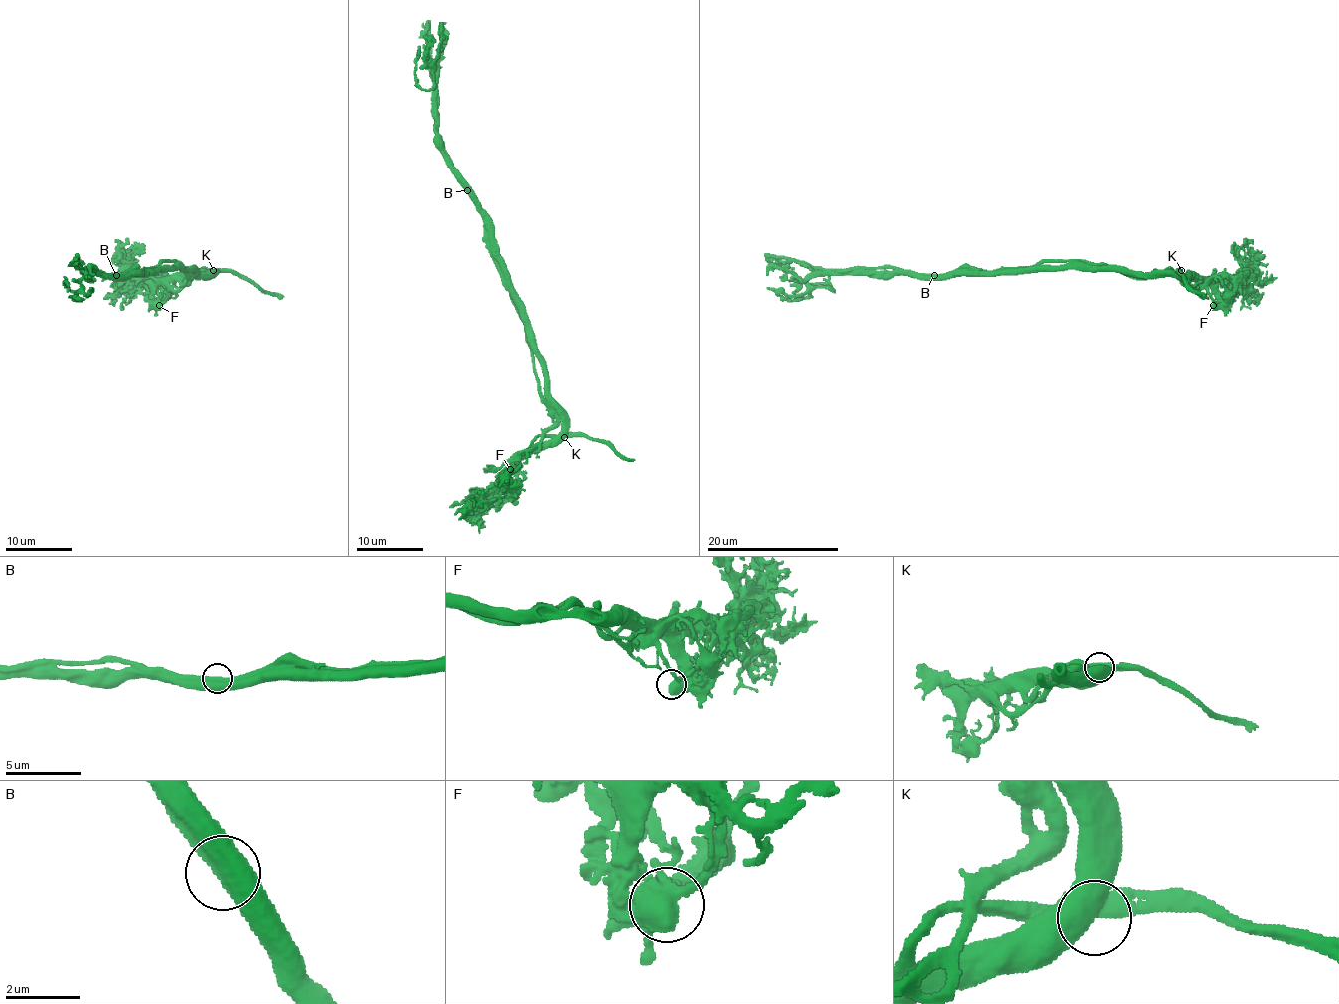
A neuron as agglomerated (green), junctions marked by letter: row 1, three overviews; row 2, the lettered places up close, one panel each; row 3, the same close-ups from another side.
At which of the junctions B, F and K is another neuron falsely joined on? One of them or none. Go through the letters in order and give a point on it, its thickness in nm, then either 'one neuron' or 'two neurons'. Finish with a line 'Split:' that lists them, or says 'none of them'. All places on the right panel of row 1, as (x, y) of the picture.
B: at (934, 275); 600 nm thick; two neurons
F: at (1213, 305); 480 nm thick; one neuron
K: at (1181, 270); 600 nm thick; one neuron
Split: B

